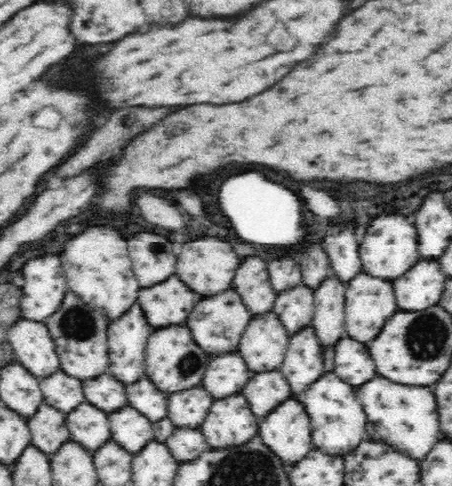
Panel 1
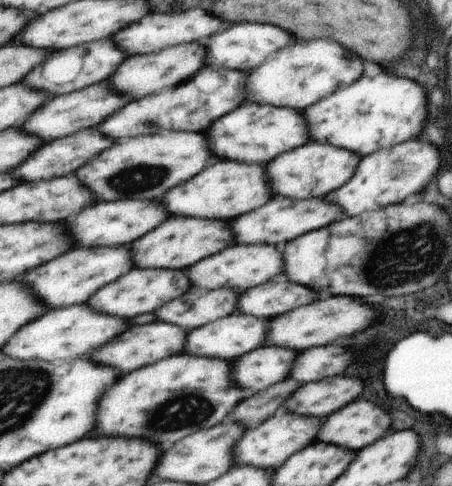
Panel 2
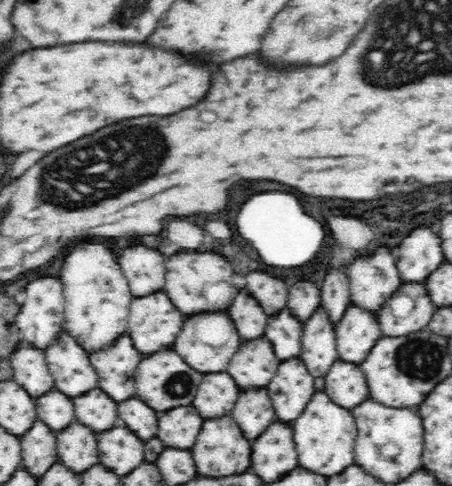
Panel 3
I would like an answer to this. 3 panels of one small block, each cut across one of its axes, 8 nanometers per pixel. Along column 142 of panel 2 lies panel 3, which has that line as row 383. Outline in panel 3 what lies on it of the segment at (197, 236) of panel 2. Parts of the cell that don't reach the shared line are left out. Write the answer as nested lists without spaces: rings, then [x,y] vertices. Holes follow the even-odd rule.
[[[264,336],[254,338],[236,352],[232,362],[228,364],[228,372],[236,376],[236,382],[242,388],[266,386],[276,374],[278,364],[282,362],[282,360],[276,360],[274,350],[276,348],[268,338]]]

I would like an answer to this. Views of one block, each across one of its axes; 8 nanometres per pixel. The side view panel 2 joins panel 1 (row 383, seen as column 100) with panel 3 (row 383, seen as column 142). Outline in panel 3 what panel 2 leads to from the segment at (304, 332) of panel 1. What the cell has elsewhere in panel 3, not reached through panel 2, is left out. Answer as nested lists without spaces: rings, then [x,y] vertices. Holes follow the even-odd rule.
[[[290,356],[280,362],[278,374],[268,384],[276,414],[280,418],[298,418],[304,412],[308,400],[312,400],[318,392],[314,388],[314,378],[316,376],[312,376],[308,364],[300,356]]]

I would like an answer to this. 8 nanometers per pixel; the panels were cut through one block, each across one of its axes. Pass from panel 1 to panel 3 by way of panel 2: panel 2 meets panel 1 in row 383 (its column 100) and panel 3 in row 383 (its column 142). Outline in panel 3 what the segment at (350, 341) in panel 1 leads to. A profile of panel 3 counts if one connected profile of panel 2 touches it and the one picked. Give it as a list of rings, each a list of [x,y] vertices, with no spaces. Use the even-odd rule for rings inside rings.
[[[336,360],[326,374],[328,396],[336,400],[336,404],[344,404],[346,410],[356,408],[362,400],[368,398],[368,382],[362,368],[354,362]]]

